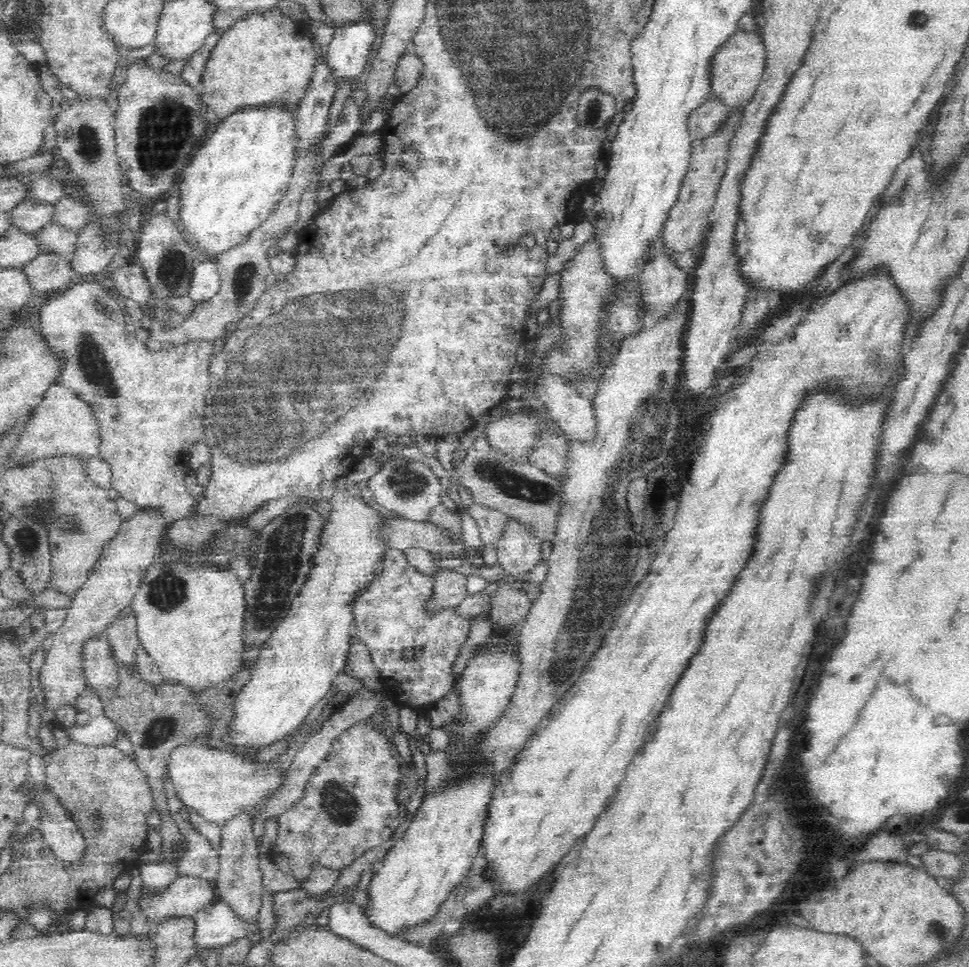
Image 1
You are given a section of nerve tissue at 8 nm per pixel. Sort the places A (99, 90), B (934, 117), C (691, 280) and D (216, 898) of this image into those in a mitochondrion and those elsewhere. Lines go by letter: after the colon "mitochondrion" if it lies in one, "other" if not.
A: other
B: other
C: other
D: other

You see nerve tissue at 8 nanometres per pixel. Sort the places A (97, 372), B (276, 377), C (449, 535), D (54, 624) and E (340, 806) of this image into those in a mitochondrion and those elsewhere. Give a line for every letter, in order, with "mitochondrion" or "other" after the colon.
A: mitochondrion
B: mitochondrion
C: other
D: other
E: mitochondrion

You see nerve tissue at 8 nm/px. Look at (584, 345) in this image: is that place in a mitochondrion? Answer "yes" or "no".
no

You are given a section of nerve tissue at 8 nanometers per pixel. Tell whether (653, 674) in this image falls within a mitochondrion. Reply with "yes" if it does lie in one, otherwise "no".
no

